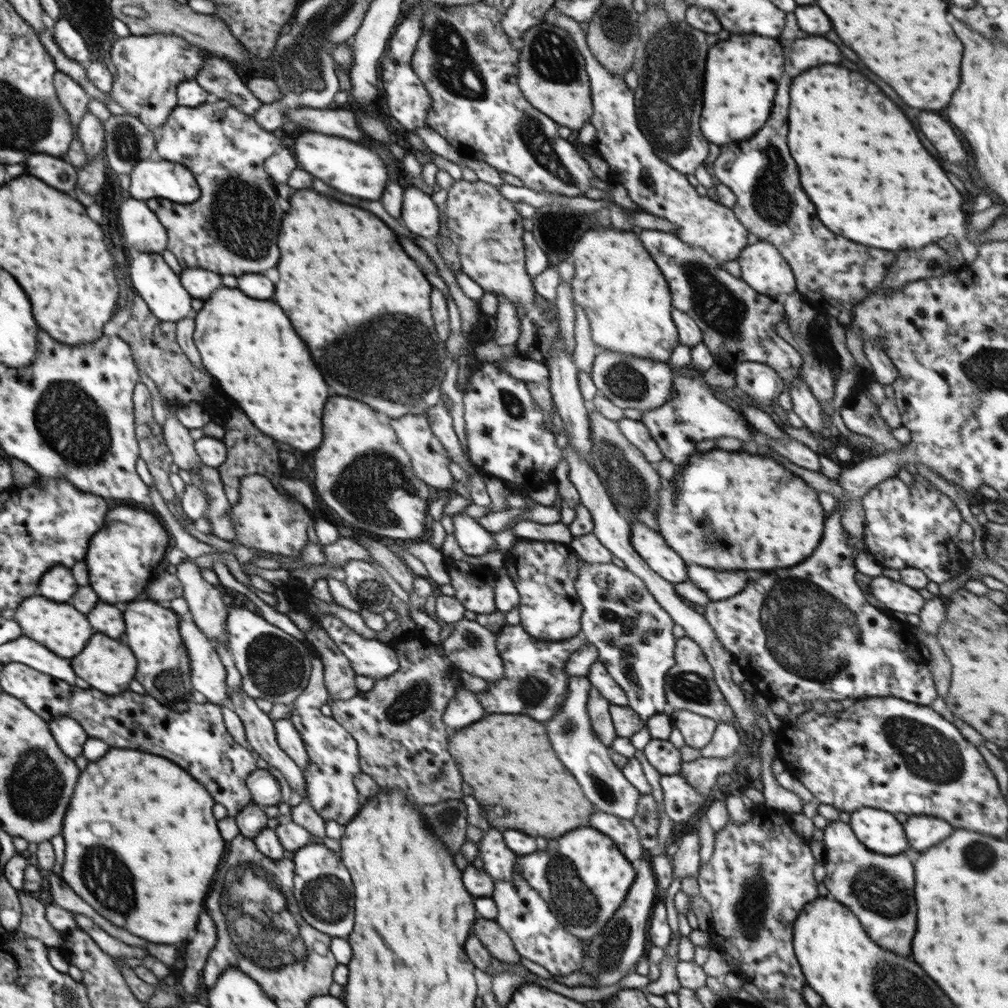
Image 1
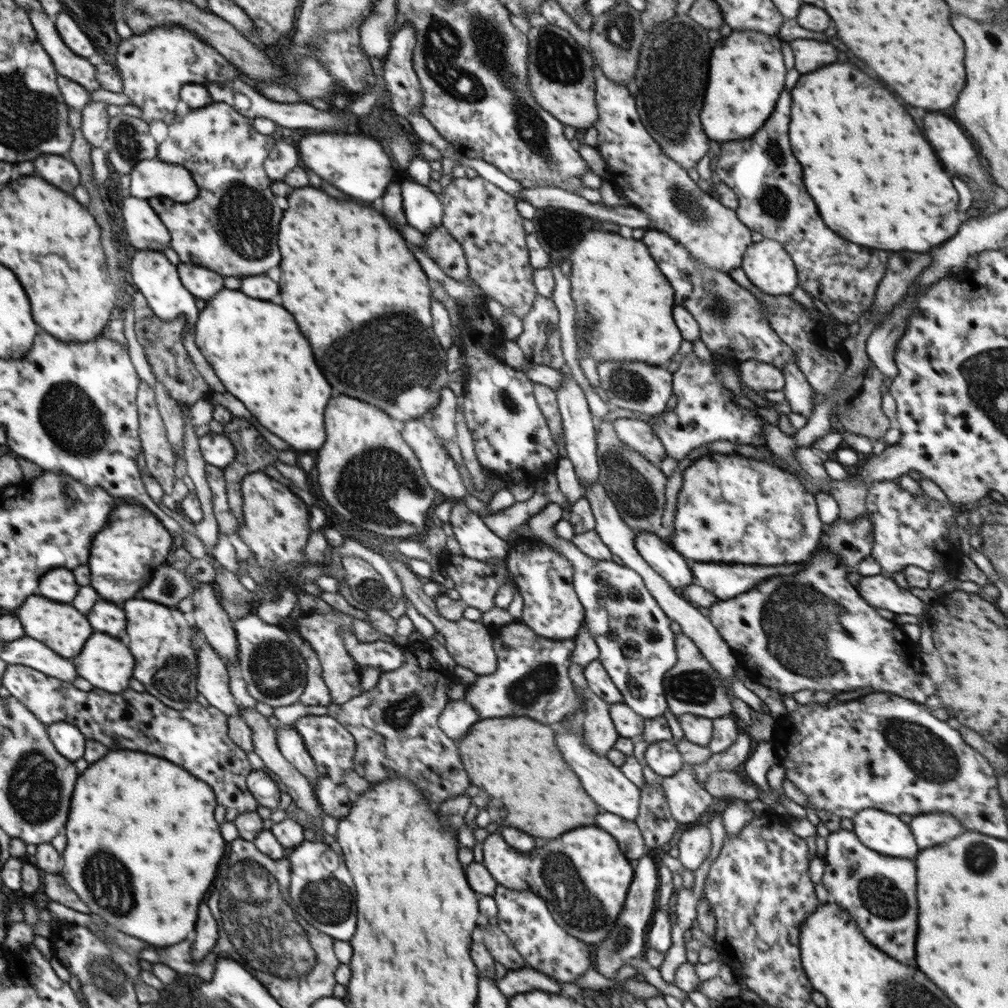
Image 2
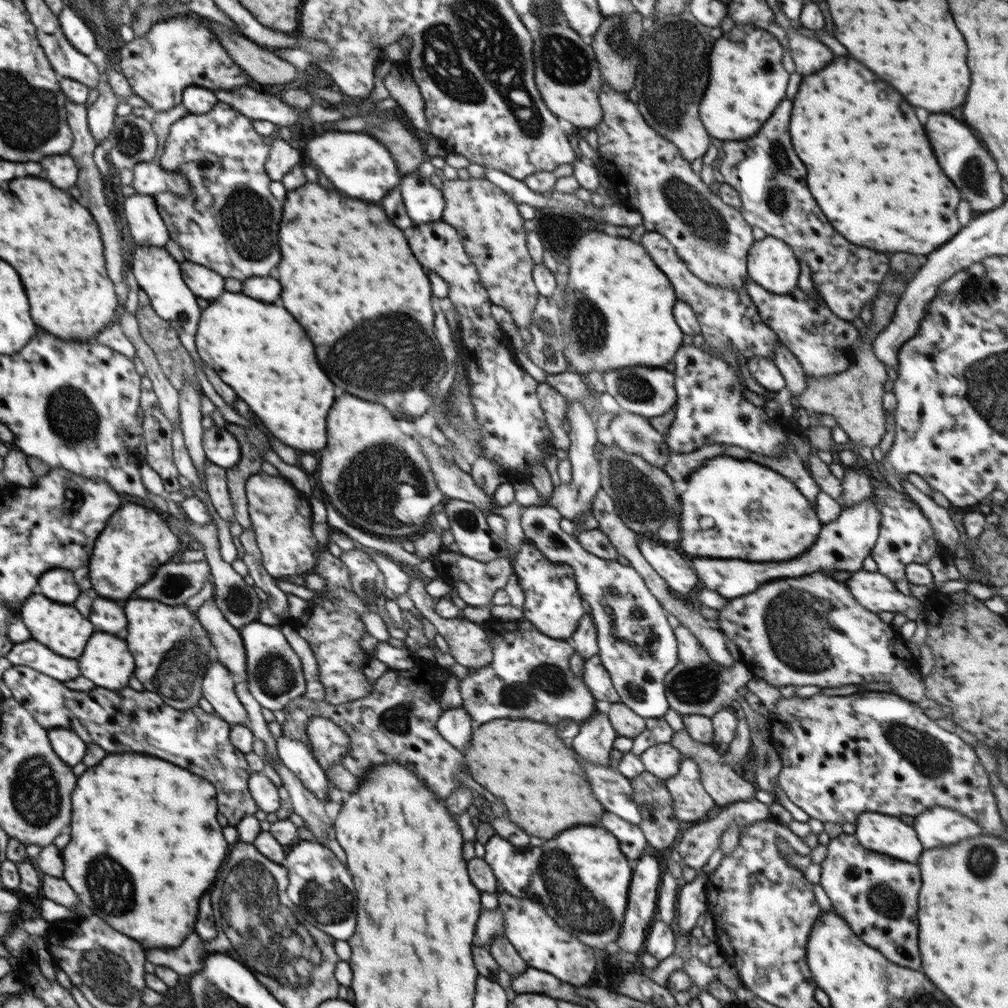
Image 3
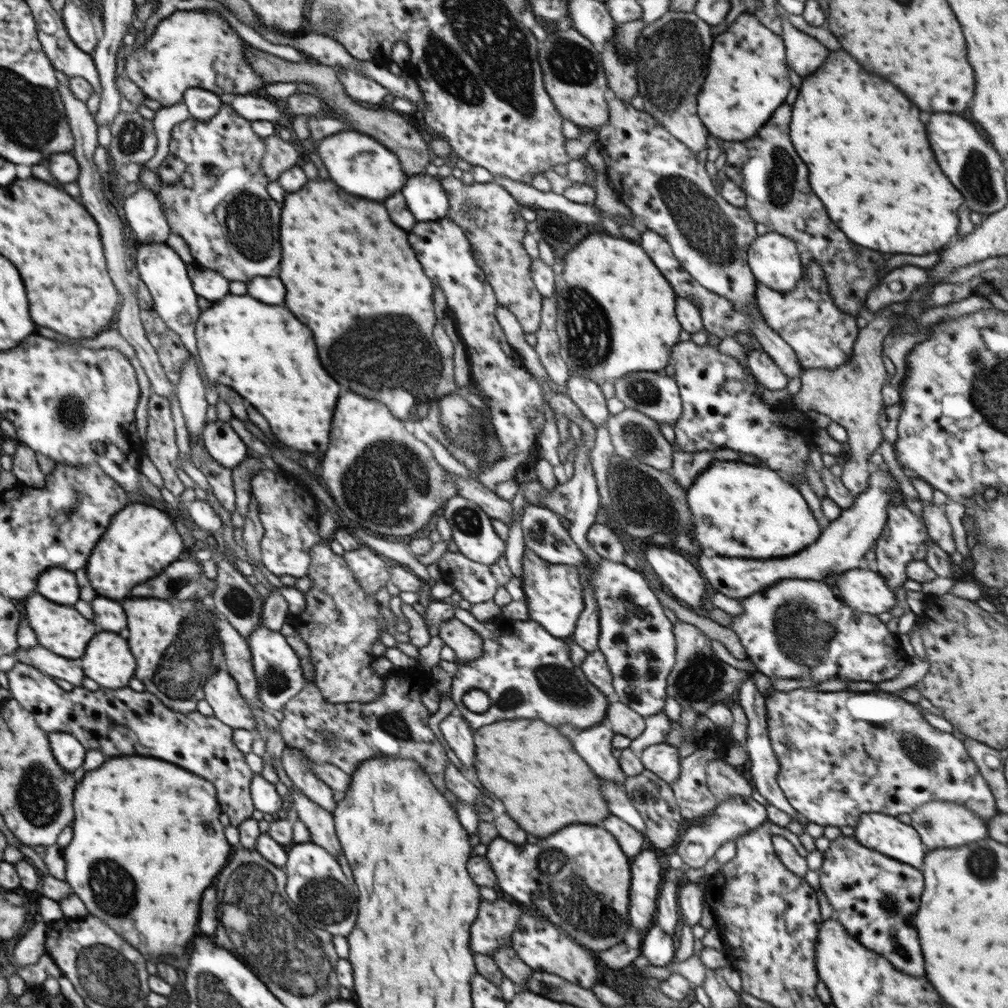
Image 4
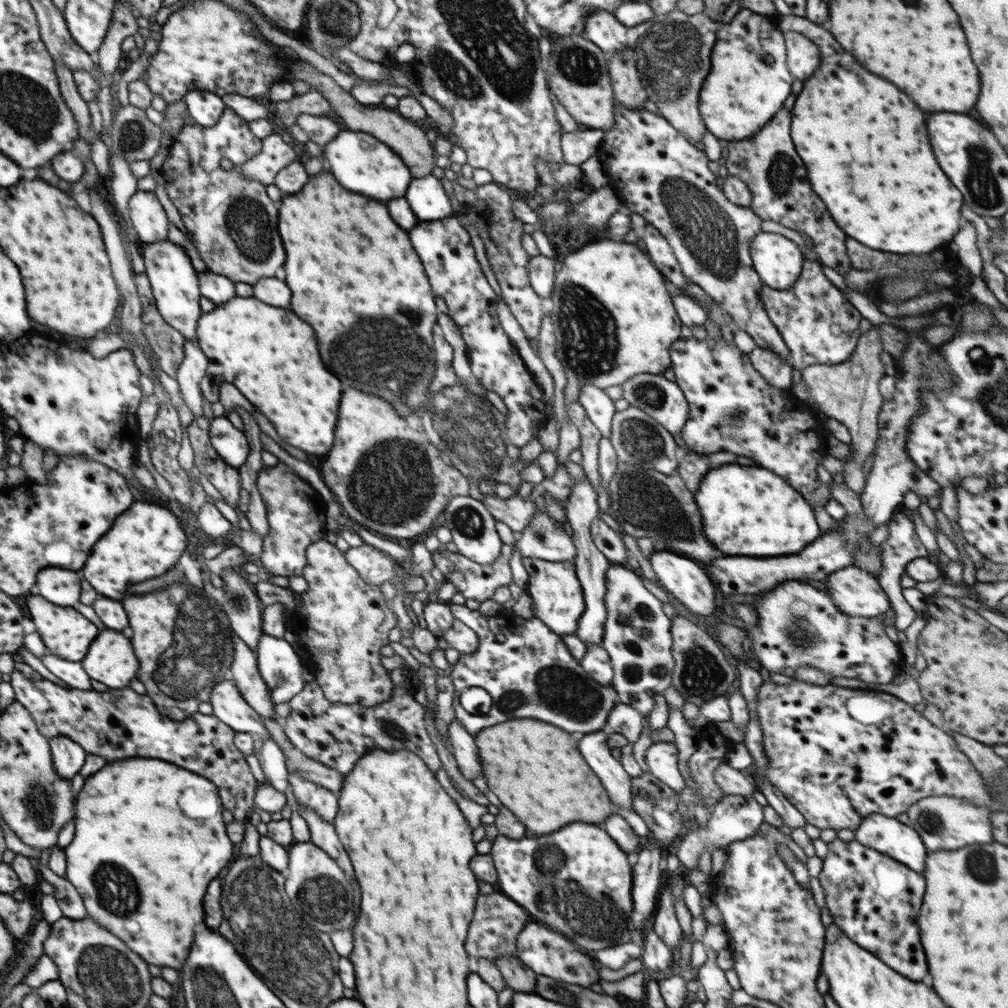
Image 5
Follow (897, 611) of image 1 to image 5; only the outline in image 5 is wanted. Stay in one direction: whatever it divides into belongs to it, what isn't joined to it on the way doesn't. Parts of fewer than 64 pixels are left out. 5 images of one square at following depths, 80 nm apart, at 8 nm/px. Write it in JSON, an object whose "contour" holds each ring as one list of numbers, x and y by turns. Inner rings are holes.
{"contour":[[855,565,831,572,824,581,836,608,848,616,876,618,891,608,878,577]]}

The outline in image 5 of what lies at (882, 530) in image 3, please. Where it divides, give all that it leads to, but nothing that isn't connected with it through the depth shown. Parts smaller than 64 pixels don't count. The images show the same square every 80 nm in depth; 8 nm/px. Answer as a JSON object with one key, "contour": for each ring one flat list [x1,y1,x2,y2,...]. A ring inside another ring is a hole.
{"contour":[[898,510,893,513,892,520,890,521,888,539,886,539,886,541,884,541,880,546,883,548,881,552,883,567,878,576,879,585,888,595,888,600,890,601,891,606,890,609,895,612,895,628,897,630,904,631,908,626,910,626,910,624,912,624,912,621,916,618,918,613,904,598,901,576,905,571,906,565,911,560,928,557,928,551,926,551,926,548,922,545,920,539,918,539,913,521,908,518,906,514,899,513]]}

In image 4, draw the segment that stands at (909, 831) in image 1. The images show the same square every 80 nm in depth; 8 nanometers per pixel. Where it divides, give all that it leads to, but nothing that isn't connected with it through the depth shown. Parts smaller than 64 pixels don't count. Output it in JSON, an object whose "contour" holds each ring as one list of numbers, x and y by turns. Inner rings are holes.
{"contour":[[930,801,918,806,910,814,910,826,920,835,926,849,952,848,952,846,964,846,970,842,984,840,989,836,989,827,984,819,965,806,955,802]]}

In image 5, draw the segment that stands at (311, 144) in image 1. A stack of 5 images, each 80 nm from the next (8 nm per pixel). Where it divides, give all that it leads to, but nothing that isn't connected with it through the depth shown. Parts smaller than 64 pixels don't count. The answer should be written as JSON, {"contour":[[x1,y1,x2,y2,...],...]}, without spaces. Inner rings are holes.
{"contour":[[343,128,336,138,326,145,323,154,330,164,330,172,346,190,364,194,374,200,403,198,408,185,412,183,413,177,400,155,380,139,376,140,374,136,362,131]]}

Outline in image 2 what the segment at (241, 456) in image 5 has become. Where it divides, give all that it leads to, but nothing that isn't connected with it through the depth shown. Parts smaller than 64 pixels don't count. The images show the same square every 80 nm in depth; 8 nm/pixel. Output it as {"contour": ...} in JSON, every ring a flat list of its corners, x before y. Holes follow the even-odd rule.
{"contour":[[210,431,199,438,198,448,208,465,221,469,230,465,237,456,237,451,232,448,232,442,226,433,218,434]]}

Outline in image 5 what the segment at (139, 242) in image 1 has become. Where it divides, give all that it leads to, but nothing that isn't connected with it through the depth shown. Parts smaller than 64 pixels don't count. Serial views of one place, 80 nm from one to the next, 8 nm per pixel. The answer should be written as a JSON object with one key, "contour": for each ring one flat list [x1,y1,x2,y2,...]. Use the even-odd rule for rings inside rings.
{"contour":[[137,190,128,202,128,210,143,244,167,240,168,217,154,192]]}

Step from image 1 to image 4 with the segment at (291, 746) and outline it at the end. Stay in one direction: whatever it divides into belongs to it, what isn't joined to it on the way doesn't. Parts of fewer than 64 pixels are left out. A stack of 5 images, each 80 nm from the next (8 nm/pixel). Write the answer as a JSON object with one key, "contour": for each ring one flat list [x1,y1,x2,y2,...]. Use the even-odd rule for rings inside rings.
{"contour":[[286,745,281,762,284,772,300,793,328,811,337,806,333,791,311,771,310,760,301,750]]}

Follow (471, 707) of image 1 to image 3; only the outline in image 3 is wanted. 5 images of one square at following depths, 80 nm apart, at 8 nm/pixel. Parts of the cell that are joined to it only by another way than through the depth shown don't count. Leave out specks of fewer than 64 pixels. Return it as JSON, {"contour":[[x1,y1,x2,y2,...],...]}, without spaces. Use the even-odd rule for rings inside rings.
{"contour":[[458,706,458,708,443,711,443,714,438,718,437,728,444,740,464,754,471,741,474,721,466,713,464,706]]}

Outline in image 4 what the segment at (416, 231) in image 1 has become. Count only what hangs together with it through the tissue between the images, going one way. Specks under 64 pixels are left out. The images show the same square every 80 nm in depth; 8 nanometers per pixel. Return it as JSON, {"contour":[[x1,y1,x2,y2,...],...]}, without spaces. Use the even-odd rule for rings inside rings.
{"contour":[[425,172,410,175,400,192,417,222,437,221,448,215,448,196,441,182]]}

